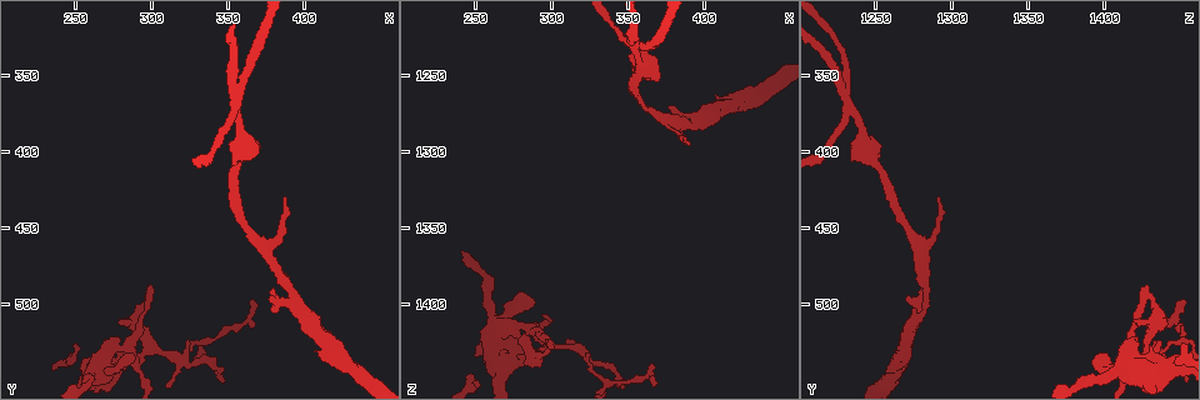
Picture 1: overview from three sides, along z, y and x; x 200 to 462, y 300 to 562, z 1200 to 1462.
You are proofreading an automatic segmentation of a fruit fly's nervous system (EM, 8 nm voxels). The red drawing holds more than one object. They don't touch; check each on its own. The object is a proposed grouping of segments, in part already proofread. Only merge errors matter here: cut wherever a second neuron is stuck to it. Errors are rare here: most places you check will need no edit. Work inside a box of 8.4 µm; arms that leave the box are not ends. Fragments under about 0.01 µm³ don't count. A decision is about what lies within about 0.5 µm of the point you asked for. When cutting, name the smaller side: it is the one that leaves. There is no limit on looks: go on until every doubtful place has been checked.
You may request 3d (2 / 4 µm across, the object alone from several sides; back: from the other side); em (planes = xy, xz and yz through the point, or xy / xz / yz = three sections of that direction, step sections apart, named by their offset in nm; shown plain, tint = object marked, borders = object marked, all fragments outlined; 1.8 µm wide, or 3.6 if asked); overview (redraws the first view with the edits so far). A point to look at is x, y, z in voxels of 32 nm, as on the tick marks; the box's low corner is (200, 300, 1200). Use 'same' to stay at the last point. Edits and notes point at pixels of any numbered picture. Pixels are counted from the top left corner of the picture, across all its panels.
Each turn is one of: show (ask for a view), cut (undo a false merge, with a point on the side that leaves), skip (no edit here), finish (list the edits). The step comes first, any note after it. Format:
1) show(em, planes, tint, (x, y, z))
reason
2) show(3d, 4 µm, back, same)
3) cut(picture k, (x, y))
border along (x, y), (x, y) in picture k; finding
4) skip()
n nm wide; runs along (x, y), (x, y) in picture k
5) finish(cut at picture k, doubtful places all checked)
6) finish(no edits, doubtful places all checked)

show(3d, 4 µm, (296, 496, 1426))
touches itself

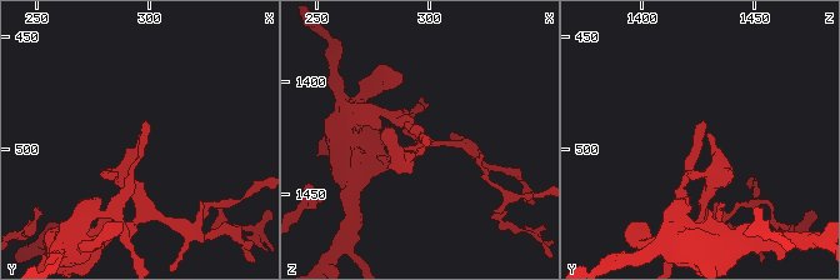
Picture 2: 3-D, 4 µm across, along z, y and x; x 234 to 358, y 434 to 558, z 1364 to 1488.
show(em, xz, step 8, tint, (297, 498, 1425))
shape alone is not enough

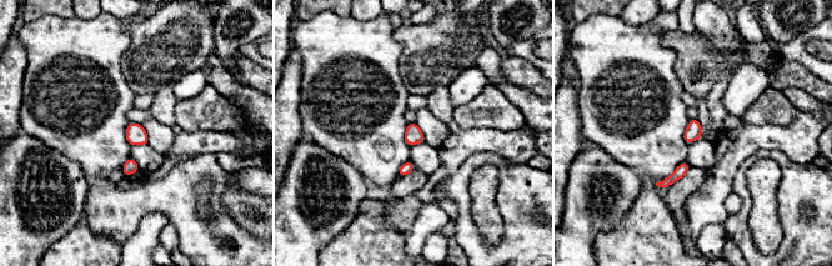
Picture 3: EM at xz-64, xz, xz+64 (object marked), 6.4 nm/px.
show(em, planes, tint, same)

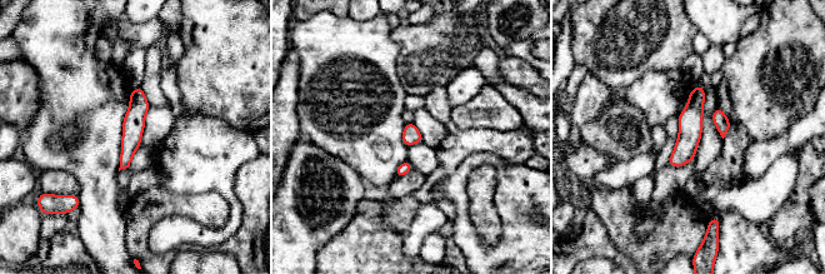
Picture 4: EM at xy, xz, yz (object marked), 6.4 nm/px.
skip()
runs along (699, 89), (689, 139), (671, 163) in picture 4; all the same neuron

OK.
show(3d, 4 µm, (264, 540, 1418))
abrupt turn

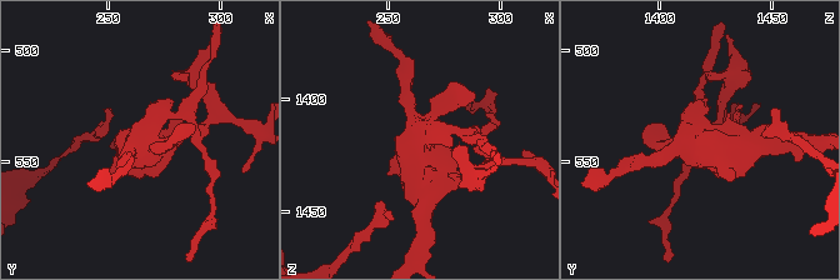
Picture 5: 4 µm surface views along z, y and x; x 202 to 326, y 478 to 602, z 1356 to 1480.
show(em, 3.6 µm, xz, step 8, tint, (263, 539, 1419))

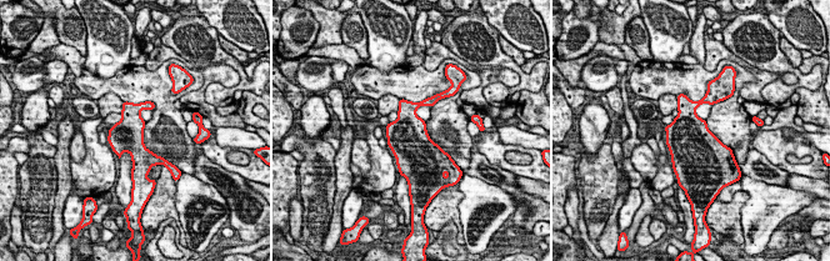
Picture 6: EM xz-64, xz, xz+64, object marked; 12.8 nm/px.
skip()
one neuron here

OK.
show(em, planes, tint, (390, 492, 1282))
sharp bend

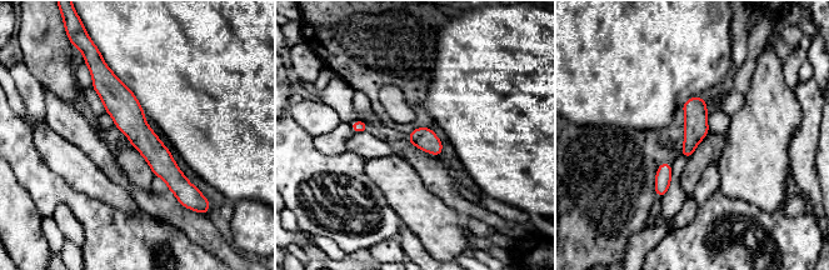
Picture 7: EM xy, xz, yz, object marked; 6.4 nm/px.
skip()
140 nm wide; runs along (96, 76), (183, 189), (183, 198) in picture 7; continuous, no second neuron

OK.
show(em, planes, borders, (356, 360, 1230))
three-way junction

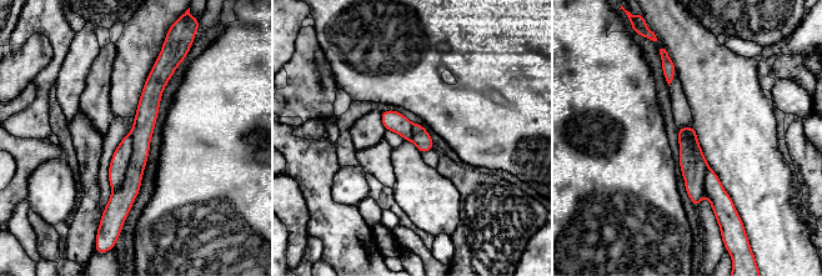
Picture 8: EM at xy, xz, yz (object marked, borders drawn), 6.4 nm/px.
cut(picture 8, (120, 202))
the part that leaves runs along (159, 68), (119, 211) in picture 8; two neurons meet here

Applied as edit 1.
finish(cut at picture 8, doubtful places all checked)

